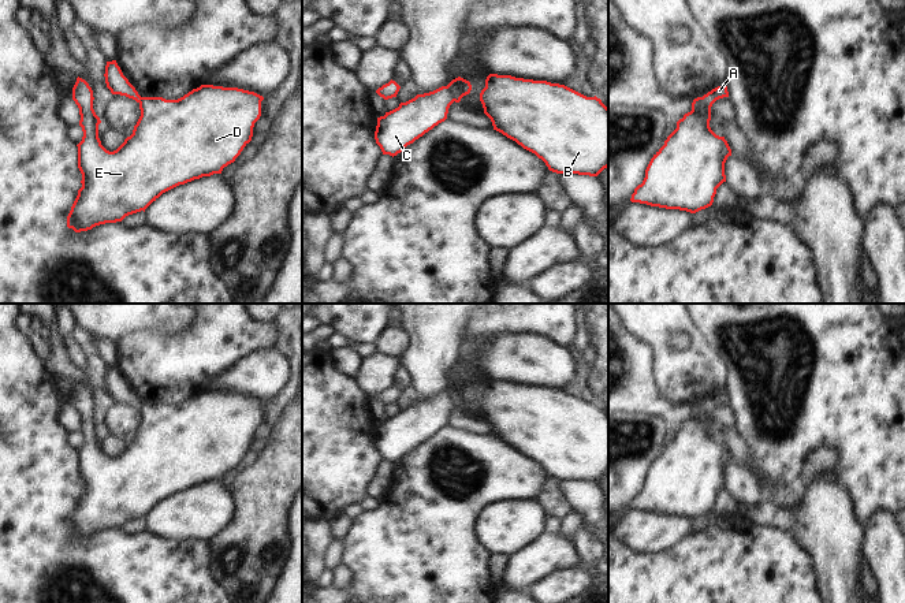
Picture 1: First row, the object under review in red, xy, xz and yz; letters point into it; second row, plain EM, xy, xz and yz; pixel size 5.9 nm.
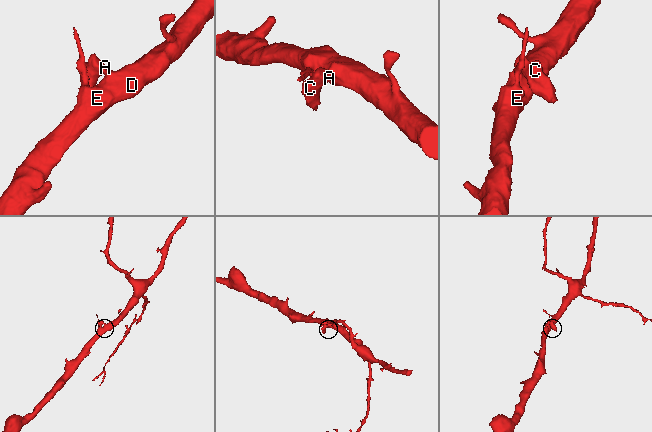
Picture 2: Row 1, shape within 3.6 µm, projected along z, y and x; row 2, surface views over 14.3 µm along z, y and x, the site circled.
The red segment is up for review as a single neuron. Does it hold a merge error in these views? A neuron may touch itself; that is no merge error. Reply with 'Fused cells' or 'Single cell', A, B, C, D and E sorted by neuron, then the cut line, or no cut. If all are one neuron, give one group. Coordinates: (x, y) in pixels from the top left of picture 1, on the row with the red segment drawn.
Fused cells. Groups: A C / B D E. Split along xz (446, 86), (454, 100)

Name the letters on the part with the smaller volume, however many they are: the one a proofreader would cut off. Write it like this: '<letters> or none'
A, C

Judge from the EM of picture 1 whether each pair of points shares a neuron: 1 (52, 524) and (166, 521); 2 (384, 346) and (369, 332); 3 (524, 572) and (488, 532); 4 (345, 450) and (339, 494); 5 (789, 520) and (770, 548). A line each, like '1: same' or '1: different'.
1: different
2: different
3: different
4: same
5: different

